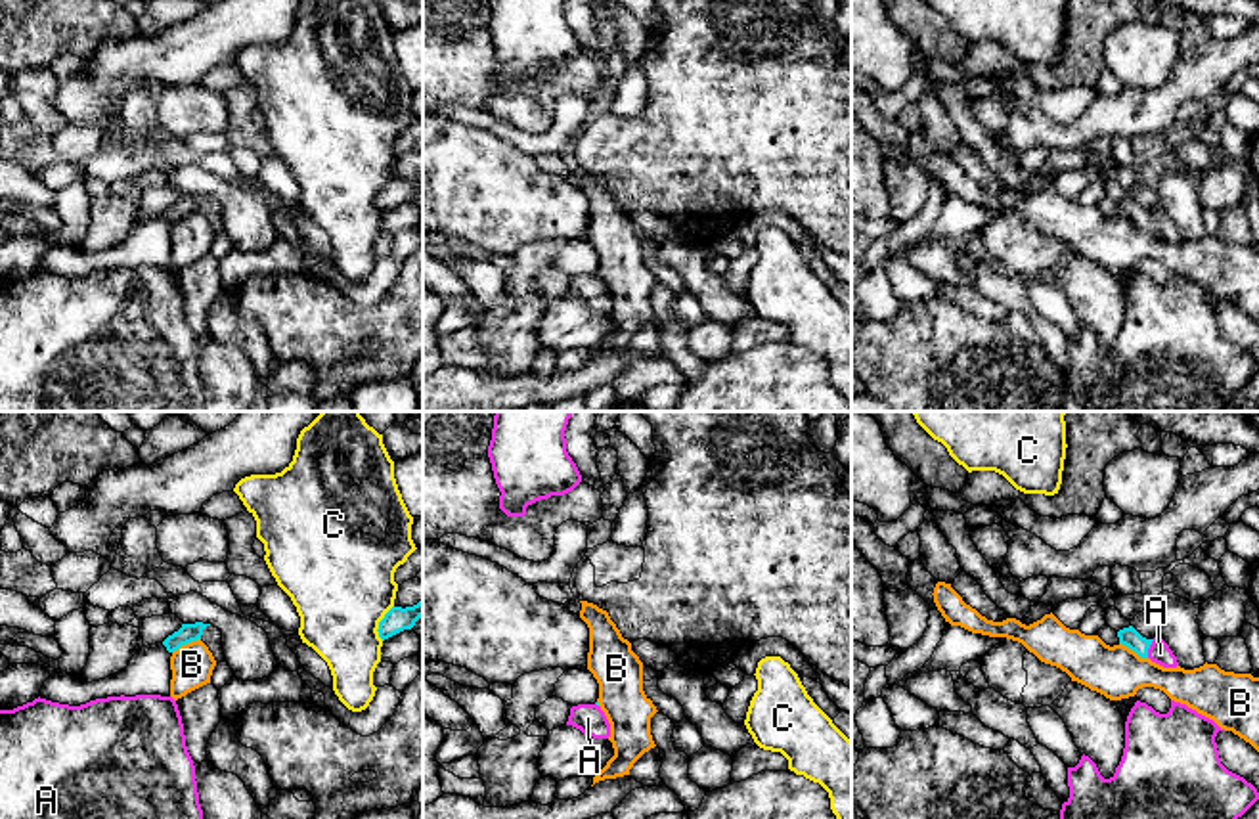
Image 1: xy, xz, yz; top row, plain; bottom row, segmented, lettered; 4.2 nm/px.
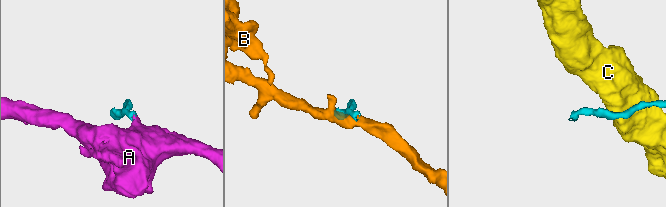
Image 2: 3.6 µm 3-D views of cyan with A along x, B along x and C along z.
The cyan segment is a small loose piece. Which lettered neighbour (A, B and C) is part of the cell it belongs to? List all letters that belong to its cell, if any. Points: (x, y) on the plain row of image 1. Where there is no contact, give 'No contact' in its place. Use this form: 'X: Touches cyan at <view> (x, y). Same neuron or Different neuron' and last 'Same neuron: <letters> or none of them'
A: Touches cyan at yz (1148, 219). Same neuron
B: Touches cyan at xy (186, 215). Different neuron
C: Touches cyan at xy (379, 194). Different neuron
Same neuron: A

